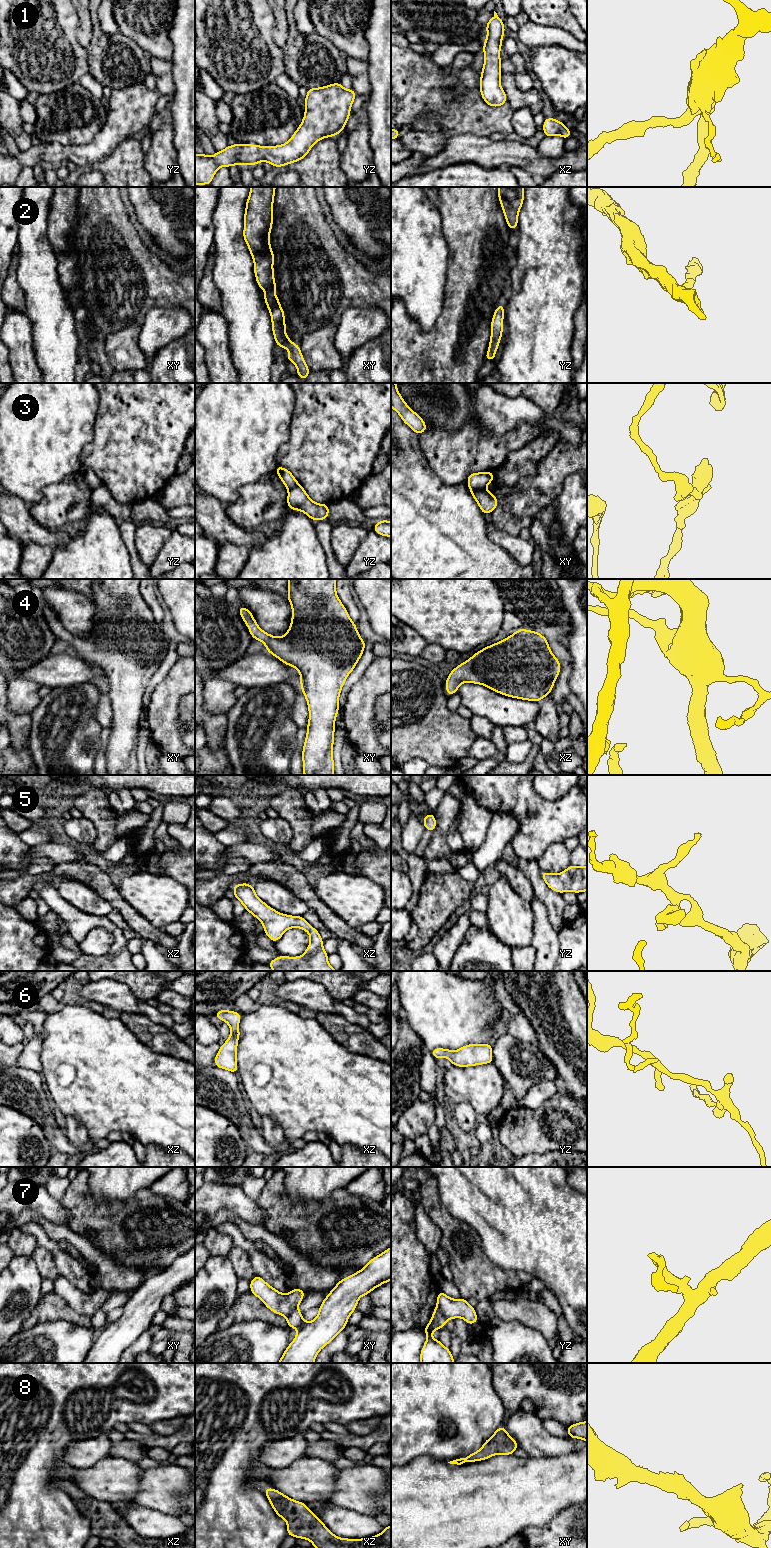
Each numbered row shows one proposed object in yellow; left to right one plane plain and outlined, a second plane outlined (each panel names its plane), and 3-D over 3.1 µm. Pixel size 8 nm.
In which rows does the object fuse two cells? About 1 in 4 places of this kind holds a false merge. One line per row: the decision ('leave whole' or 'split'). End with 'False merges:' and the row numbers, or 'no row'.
1: leave whole
2: leave whole
3: split
4: leave whole
5: leave whole
6: leave whole
7: split
8: leave whole
False merges: 3, 7

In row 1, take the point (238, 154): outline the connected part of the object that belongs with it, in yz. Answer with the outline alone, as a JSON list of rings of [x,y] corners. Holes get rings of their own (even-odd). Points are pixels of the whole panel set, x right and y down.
[[[340,82],[309,88],[302,123],[288,142],[278,146],[234,144],[213,157],[195,154],[195,185],[209,186],[221,166],[254,166],[267,161],[274,167],[282,167],[302,160],[316,142],[337,136],[345,128],[356,96],[353,89],[345,89]]]

